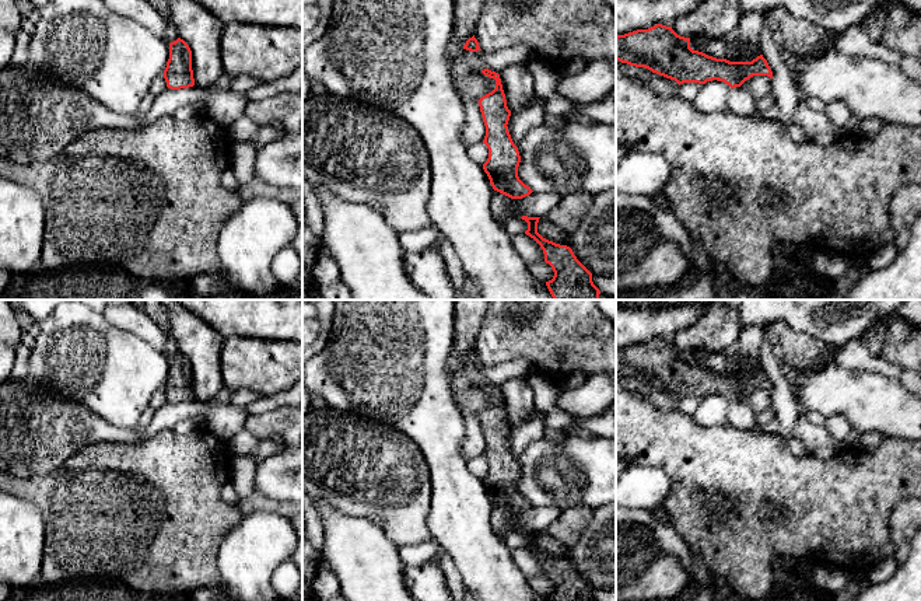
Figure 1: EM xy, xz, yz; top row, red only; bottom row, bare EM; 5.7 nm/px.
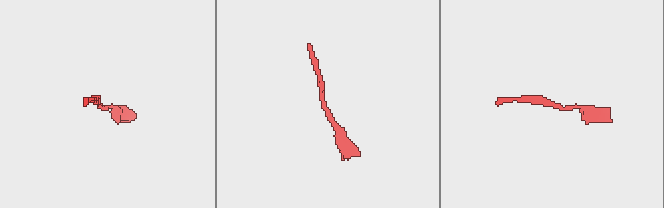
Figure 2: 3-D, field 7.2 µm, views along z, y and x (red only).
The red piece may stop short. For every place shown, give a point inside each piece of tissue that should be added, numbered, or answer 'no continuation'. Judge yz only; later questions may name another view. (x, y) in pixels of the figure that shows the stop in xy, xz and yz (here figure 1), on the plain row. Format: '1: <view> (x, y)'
no continuation

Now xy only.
no continuation

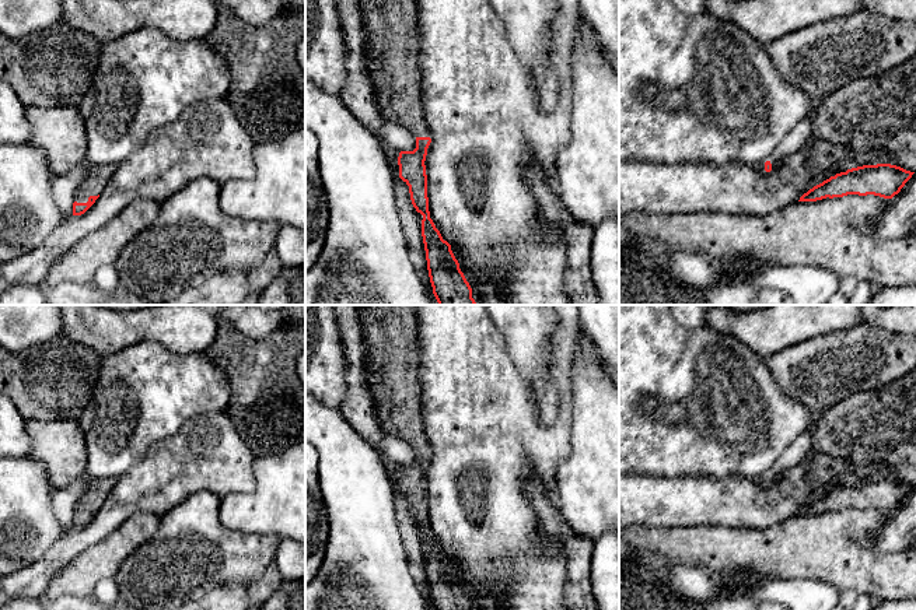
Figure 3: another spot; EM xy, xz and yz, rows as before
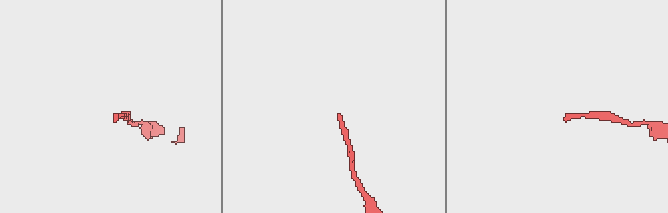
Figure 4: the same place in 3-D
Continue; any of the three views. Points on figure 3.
1: xy (94, 497)

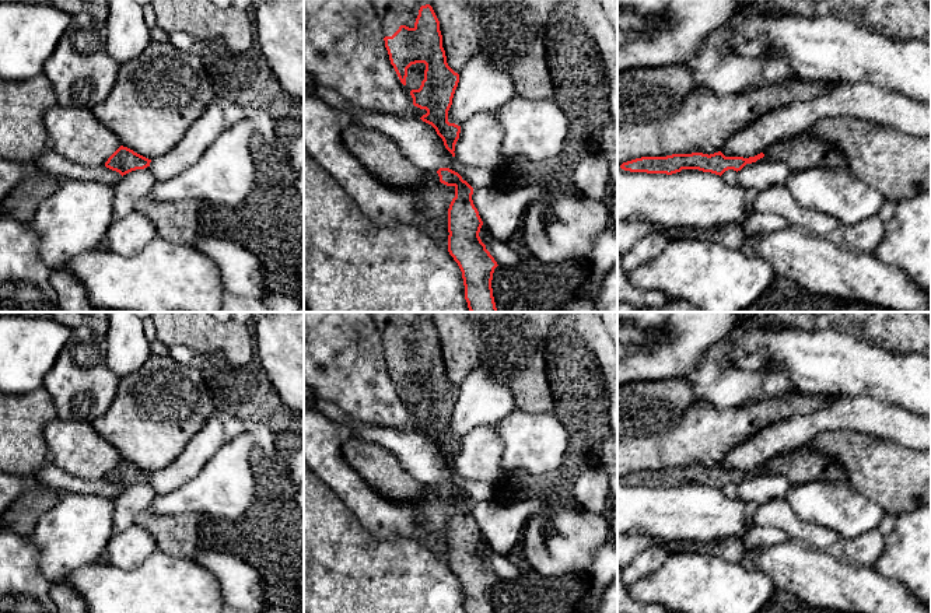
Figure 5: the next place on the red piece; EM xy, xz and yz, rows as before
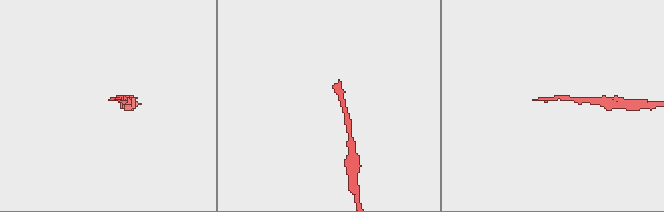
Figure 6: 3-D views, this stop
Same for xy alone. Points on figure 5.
no continuation

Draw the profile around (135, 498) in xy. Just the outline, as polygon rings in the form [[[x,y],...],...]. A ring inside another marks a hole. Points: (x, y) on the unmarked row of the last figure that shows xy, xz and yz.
[[[151,481],[132,484],[120,491],[113,500],[113,532],[118,535],[134,523],[134,518],[146,511],[153,498],[154,490]]]

